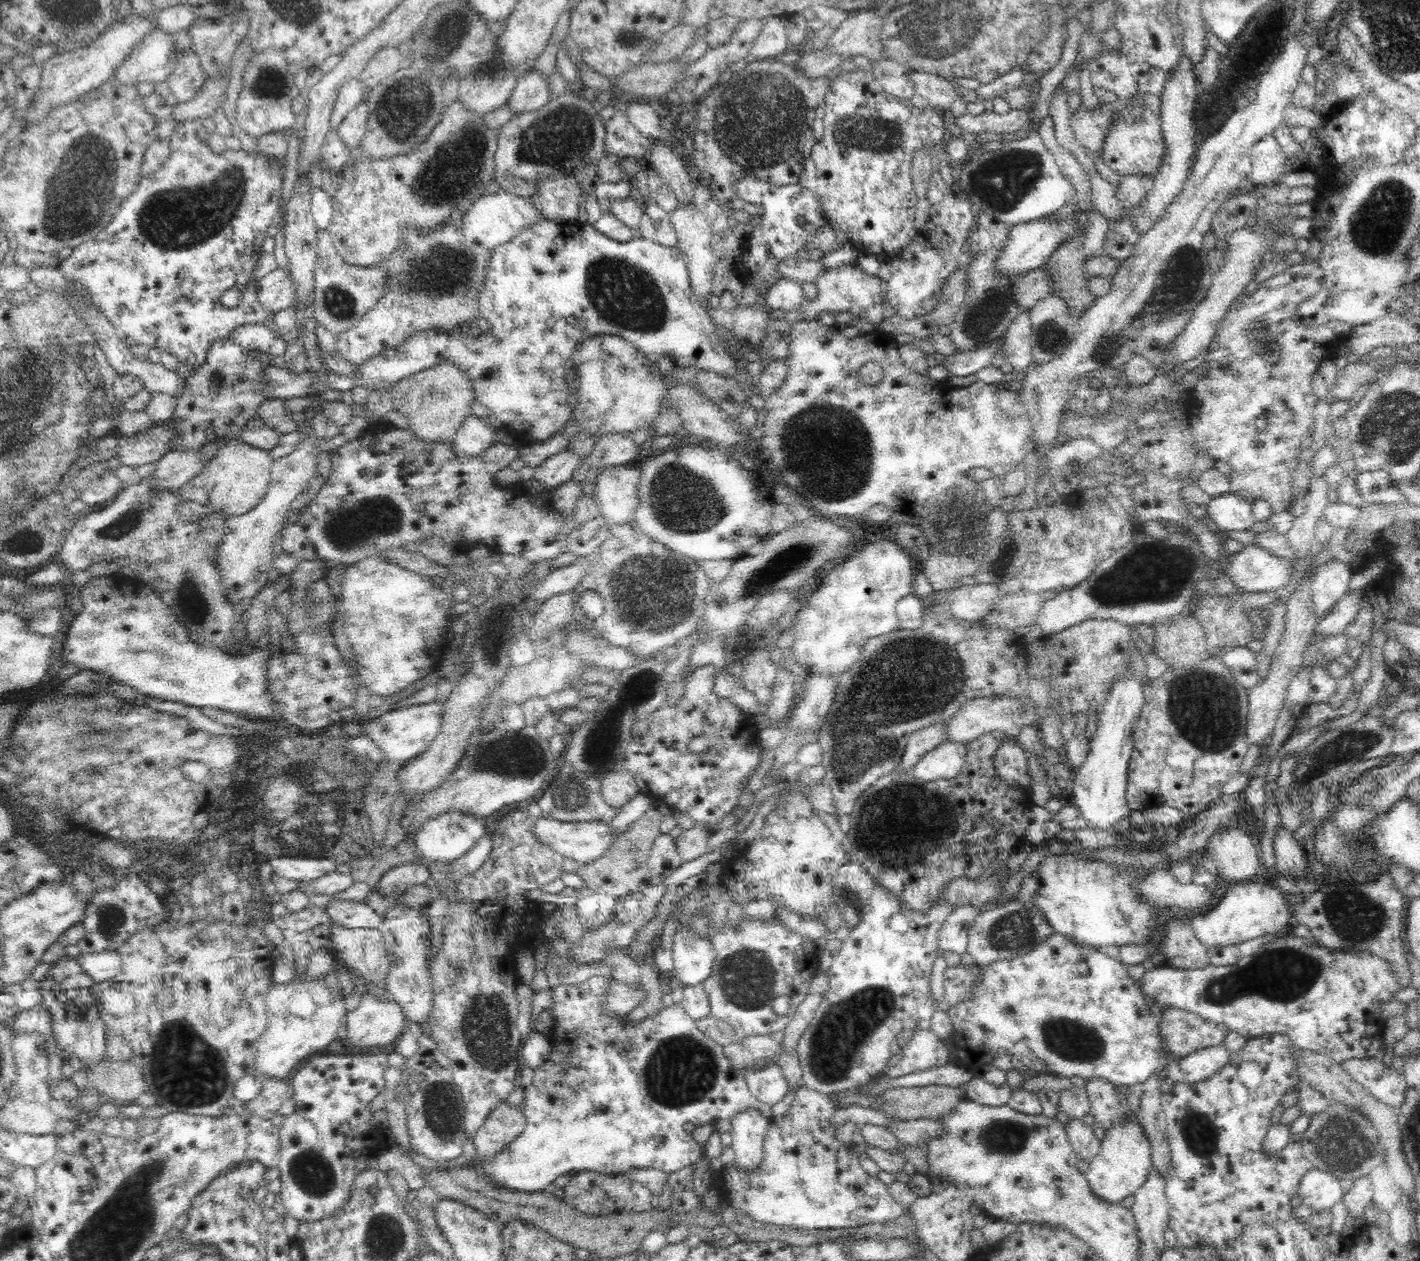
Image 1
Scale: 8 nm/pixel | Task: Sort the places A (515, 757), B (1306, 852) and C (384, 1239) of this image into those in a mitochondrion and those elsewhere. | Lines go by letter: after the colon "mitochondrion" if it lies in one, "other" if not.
A: mitochondrion
B: other
C: mitochondrion

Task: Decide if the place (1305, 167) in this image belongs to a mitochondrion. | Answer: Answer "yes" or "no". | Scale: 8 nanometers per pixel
no

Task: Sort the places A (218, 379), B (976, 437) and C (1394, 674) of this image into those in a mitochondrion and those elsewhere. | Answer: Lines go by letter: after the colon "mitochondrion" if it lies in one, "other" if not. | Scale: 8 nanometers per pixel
A: other
B: other
C: other

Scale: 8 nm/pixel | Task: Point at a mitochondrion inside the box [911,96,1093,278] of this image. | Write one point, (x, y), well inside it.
(1005, 180)

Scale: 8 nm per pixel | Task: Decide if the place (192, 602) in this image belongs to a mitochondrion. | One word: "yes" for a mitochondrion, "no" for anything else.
yes

